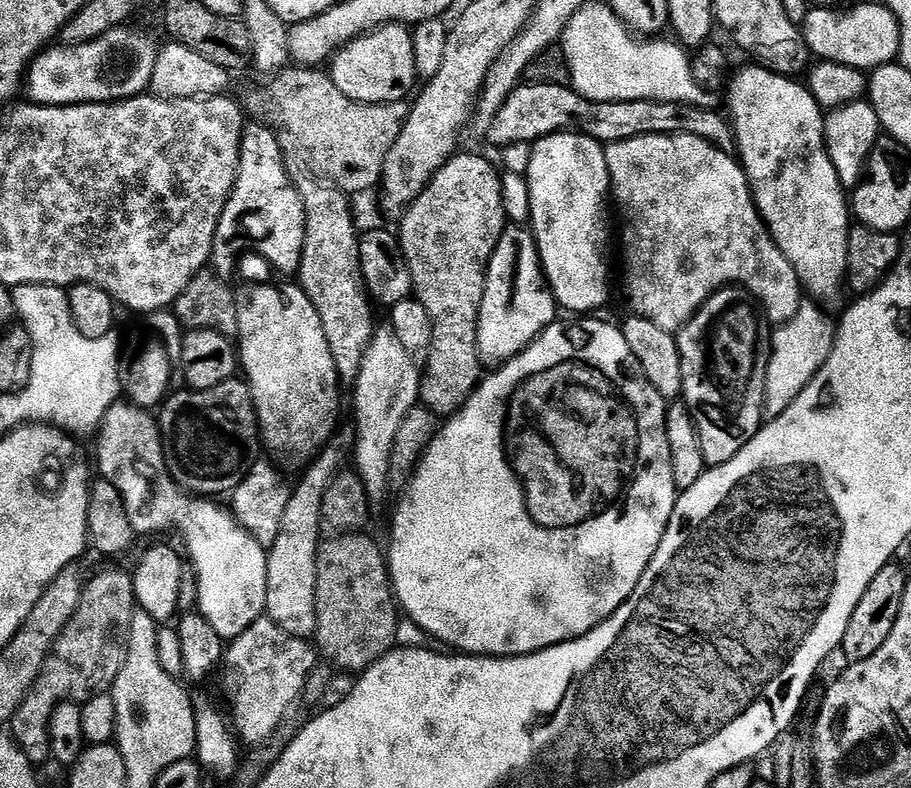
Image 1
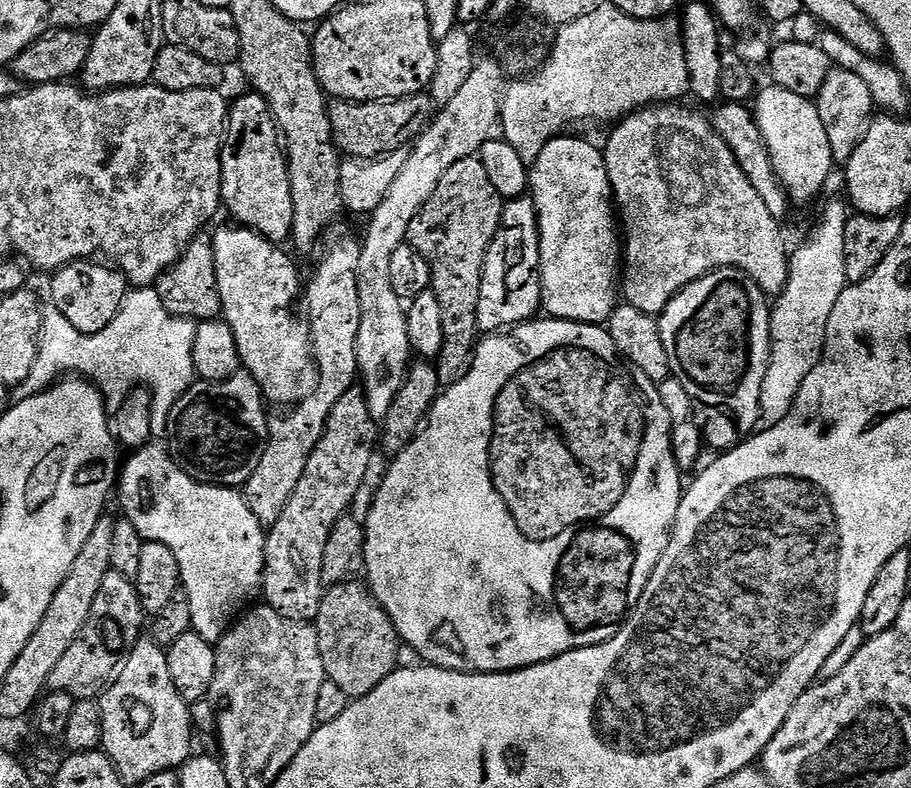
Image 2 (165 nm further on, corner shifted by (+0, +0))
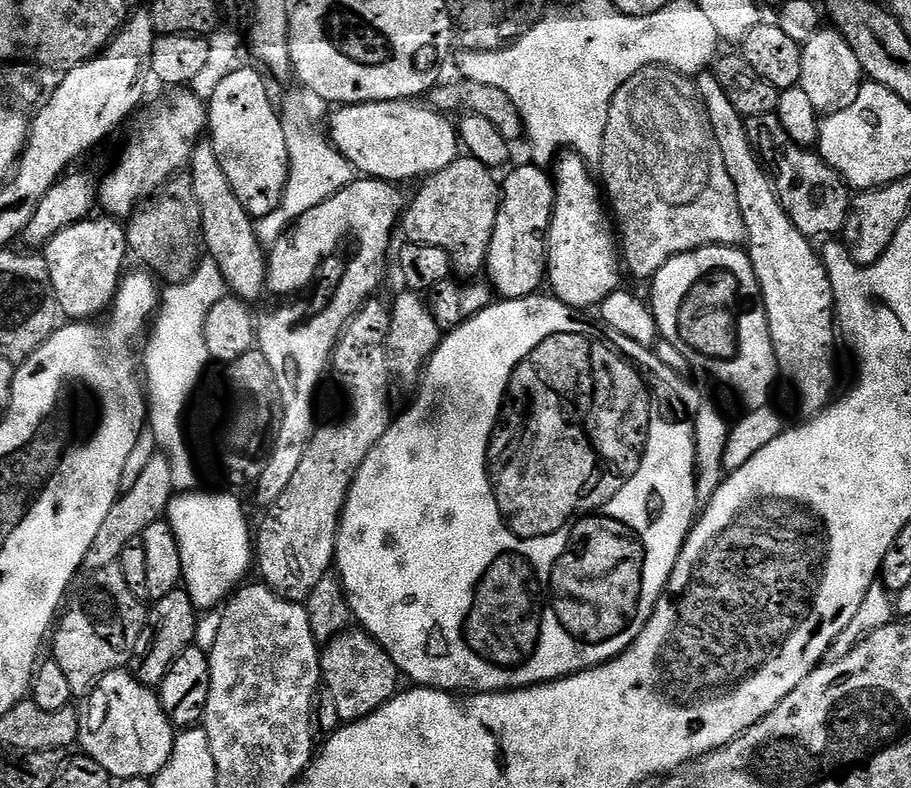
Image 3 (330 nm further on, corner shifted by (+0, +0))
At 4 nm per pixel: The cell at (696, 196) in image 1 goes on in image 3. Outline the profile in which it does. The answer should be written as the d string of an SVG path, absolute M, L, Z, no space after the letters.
M659 66L643 68L634 74L634 78L630 78L630 82L621 86L618 94L614 94L598 172L611 215L618 225L623 267L629 268L644 282L651 281L658 270L662 270L662 266L678 254L711 244L740 246L745 243L744 223L734 182L730 182L718 138L714 138L714 130L696 89L695 79L683 76L681 72Z

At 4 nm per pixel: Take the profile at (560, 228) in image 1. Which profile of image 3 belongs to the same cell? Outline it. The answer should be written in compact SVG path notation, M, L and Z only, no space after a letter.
M571 150L559 153L555 161L554 183L556 185L556 205L552 211L552 224L546 233L546 280L552 288L551 295L577 310L597 307L612 292L621 287L616 271L622 268L622 253L618 243L618 232L613 217L602 199L602 188L587 160Z

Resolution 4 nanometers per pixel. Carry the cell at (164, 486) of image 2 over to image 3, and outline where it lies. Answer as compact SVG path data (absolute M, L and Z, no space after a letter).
M184 490L173 495L168 504L166 519L174 530L178 550L182 554L182 584L190 594L198 610L216 610L227 601L228 597L241 587L244 575L254 568L254 532L248 529L248 516L236 496L227 496L224 492L200 492Z

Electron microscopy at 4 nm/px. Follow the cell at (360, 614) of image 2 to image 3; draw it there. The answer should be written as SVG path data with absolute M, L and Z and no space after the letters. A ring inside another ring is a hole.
M349 630L335 636L323 645L320 654L320 674L323 687L334 694L334 707L342 722L361 720L377 712L398 691L396 683L402 680L390 654L363 630ZM356 631L356 632L355 632Z

